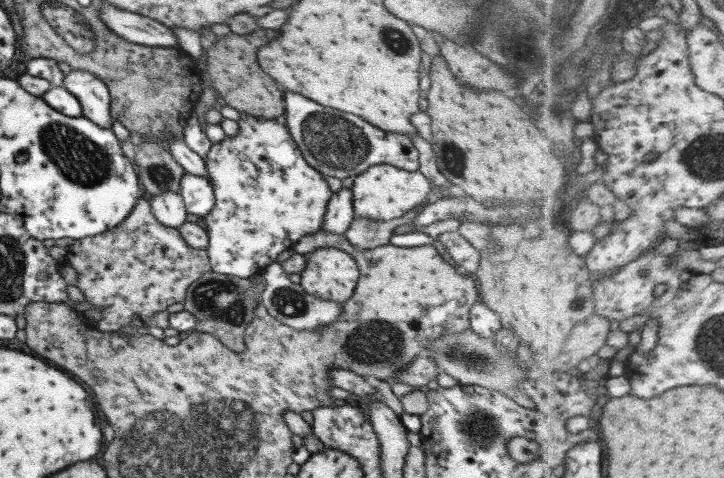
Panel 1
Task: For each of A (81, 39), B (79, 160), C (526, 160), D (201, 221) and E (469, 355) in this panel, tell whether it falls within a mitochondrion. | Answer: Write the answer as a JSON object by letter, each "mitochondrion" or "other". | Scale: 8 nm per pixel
{"A":"mitochondrion","B":"mitochondrion","C":"other","D":"other","E":"mitochondrion"}

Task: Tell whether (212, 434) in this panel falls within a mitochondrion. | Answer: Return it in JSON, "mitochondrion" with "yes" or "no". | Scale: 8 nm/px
{"mitochondrion":"yes"}

